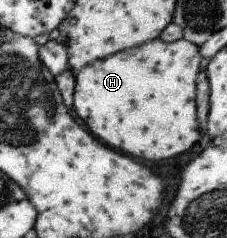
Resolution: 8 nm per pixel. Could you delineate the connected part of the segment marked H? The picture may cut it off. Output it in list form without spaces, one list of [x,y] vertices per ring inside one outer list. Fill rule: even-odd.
[[[186,39],[172,42],[152,40],[110,55],[110,60],[94,60],[94,64],[75,72],[72,108],[76,116],[110,148],[118,148],[132,158],[160,162],[186,152],[196,142],[204,142],[195,109],[195,80],[201,58],[198,47]]]

